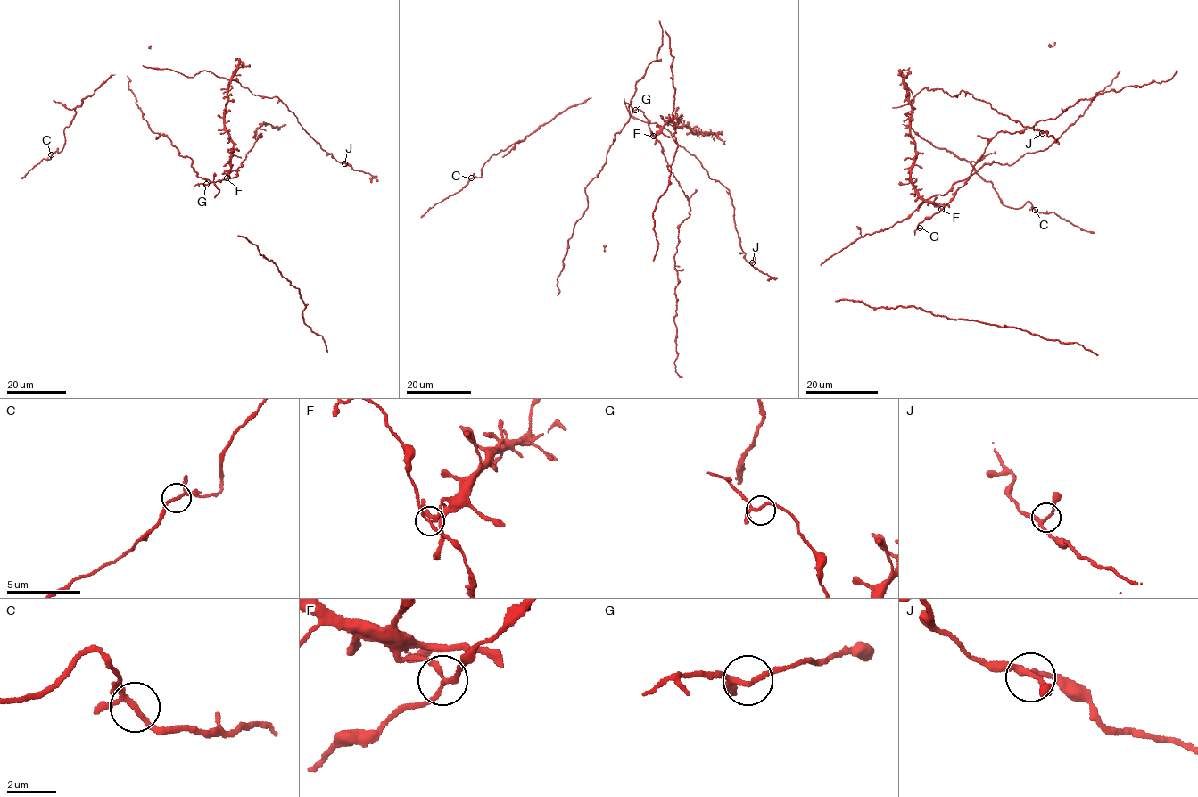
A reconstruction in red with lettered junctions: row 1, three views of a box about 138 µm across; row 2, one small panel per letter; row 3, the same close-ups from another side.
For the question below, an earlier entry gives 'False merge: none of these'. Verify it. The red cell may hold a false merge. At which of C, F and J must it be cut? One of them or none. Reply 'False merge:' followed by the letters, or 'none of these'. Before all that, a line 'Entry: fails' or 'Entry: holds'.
Entry: fails
False merge: F

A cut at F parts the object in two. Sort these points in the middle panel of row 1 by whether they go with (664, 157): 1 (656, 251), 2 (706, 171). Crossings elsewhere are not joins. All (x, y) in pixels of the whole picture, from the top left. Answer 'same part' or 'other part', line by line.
1: other part
2: other part

